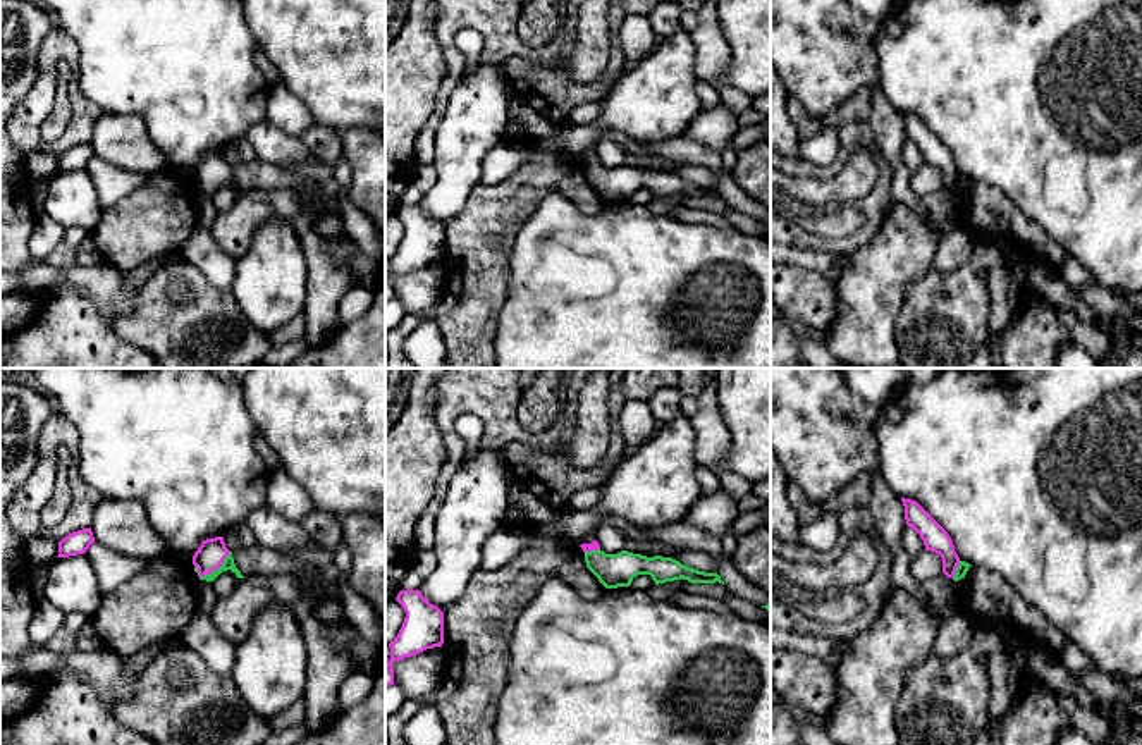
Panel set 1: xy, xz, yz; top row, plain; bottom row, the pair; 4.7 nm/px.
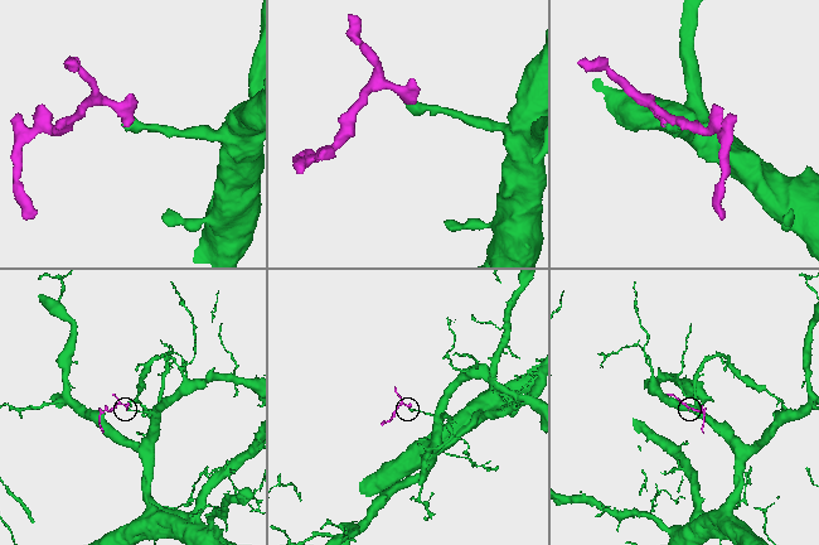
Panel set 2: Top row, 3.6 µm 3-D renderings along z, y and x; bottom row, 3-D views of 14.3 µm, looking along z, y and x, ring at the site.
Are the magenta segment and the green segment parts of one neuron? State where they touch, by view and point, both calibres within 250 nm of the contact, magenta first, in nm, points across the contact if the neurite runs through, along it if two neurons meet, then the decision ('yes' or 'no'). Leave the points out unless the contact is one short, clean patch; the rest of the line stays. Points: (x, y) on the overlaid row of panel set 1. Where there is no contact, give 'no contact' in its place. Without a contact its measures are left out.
contact xy (217, 568); calibres 140 and 50 nm; way xy (210, 554), (217, 568), (227, 563); yes

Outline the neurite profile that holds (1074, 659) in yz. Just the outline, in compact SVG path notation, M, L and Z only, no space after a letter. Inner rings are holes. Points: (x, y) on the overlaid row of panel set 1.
M1071 640L1059 650L1059 661L1070 673L1096 671L1092 659L1085 656Z

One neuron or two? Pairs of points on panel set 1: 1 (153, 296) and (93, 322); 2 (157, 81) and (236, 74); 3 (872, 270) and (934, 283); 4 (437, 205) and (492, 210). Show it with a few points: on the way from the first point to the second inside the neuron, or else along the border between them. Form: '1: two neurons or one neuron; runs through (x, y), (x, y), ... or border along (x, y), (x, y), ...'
1: two neurons; border along (109, 315), (112, 329), (136, 344)
2: one neuron; runs through (176, 76), (217, 74)
3: two neurons; border along (933, 264), (908, 286), (898, 315)
4: two neurons; border along (478, 183), (465, 205), (442, 226)

